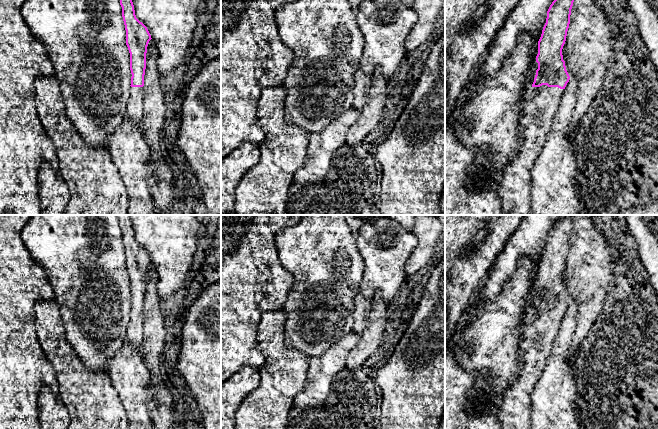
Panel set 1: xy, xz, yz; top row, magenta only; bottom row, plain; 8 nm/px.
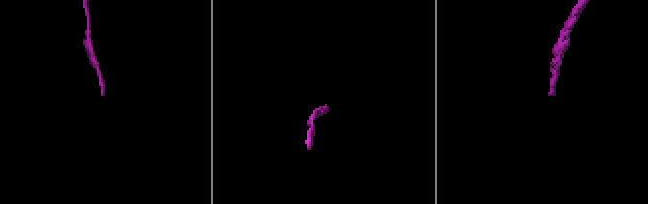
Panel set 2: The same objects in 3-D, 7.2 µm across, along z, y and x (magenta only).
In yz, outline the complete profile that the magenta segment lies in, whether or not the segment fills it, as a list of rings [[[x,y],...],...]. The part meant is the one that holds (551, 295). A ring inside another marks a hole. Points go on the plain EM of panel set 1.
[[[560,215],[547,235],[546,247],[538,265],[538,278],[536,280],[538,293],[532,310],[526,314],[523,340],[519,348],[519,357],[523,366],[513,384],[505,392],[496,413],[501,429],[531,429],[531,393],[538,384],[564,313],[570,303],[563,284],[562,273],[570,248],[571,233],[574,226],[573,217],[574,215]]]

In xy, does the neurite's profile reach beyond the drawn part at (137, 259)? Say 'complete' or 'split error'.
split error

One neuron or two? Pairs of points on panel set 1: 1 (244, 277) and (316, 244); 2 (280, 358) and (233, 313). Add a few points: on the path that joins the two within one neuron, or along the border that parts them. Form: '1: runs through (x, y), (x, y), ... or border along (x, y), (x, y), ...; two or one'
1: border along (274, 238), (278, 260), (292, 275), (293, 281); two
2: border along (262, 313), (258, 324), (257, 349), (264, 357); two

